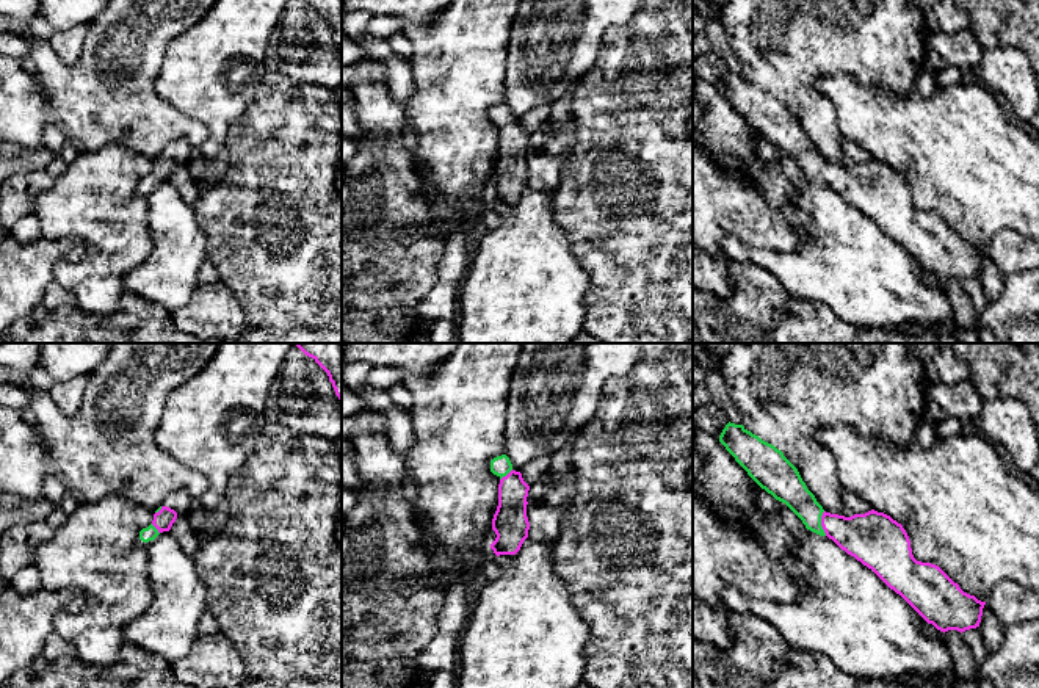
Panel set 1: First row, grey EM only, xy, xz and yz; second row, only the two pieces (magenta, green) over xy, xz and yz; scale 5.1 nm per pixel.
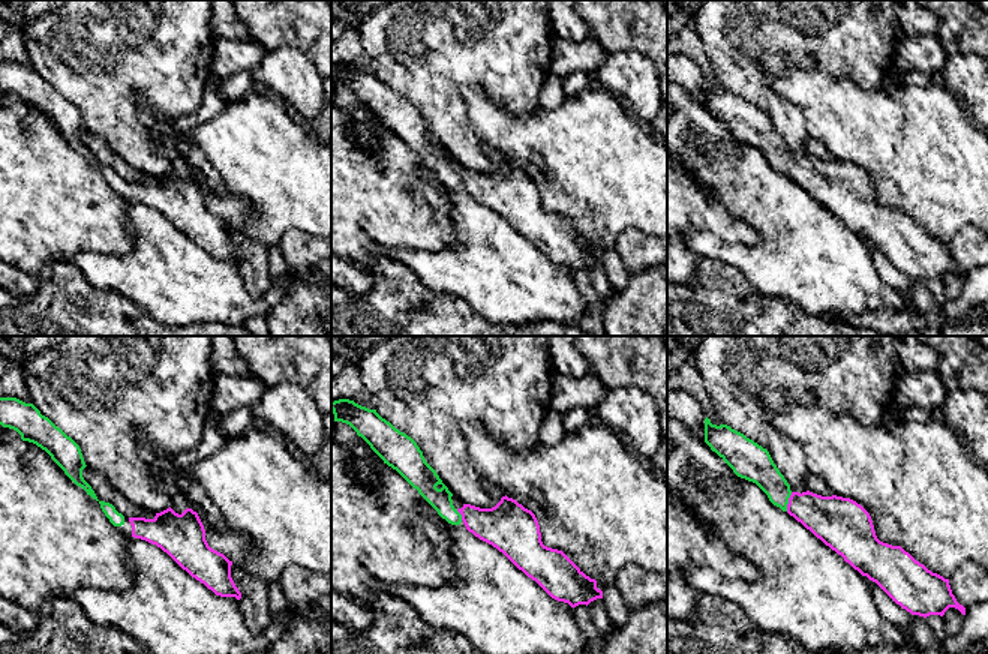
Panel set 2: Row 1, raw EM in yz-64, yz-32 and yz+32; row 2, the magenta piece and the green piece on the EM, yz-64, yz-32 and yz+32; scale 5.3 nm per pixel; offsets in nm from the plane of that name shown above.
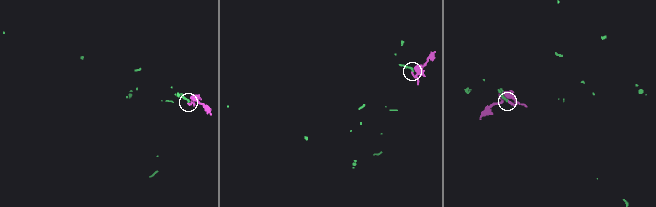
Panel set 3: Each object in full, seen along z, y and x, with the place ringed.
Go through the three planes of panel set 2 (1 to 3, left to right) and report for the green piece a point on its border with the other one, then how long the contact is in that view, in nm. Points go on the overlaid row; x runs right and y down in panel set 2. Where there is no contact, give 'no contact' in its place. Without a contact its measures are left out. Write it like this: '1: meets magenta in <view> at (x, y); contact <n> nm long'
1: no contact
2: meets magenta in yz-32 at (461, 513); contact 70 nm long
3: meets magenta in yz+32 at (789, 501); contact 110 nm long

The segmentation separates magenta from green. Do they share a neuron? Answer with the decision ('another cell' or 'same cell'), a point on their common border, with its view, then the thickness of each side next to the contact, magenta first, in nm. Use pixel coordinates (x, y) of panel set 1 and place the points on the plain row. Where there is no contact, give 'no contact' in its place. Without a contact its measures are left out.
same cell; contact yz (821, 173); calibres 240 and 160 nm

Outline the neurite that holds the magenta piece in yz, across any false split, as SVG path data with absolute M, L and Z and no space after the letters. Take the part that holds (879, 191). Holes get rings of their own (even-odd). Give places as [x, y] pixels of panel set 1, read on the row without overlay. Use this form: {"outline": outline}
{"outline": "M727 72L719 91L748 124L785 152L807 179L827 185L871 218L940 281L979 276L986 251L964 241L939 215L917 210L901 172L874 158L851 166L823 158L798 118L774 94L743 74Z"}

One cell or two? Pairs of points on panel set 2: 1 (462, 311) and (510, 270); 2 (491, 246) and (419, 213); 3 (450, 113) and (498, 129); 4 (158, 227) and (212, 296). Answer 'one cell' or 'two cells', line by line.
1: two cells
2: two cells
3: two cells
4: one cell

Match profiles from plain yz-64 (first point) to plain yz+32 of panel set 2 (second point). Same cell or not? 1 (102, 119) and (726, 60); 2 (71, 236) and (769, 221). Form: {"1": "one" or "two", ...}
{"1": "one", "2": "two"}

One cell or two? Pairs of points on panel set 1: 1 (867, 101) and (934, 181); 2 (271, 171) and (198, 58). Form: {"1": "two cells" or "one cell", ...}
{"1": "one cell", "2": "two cells"}

